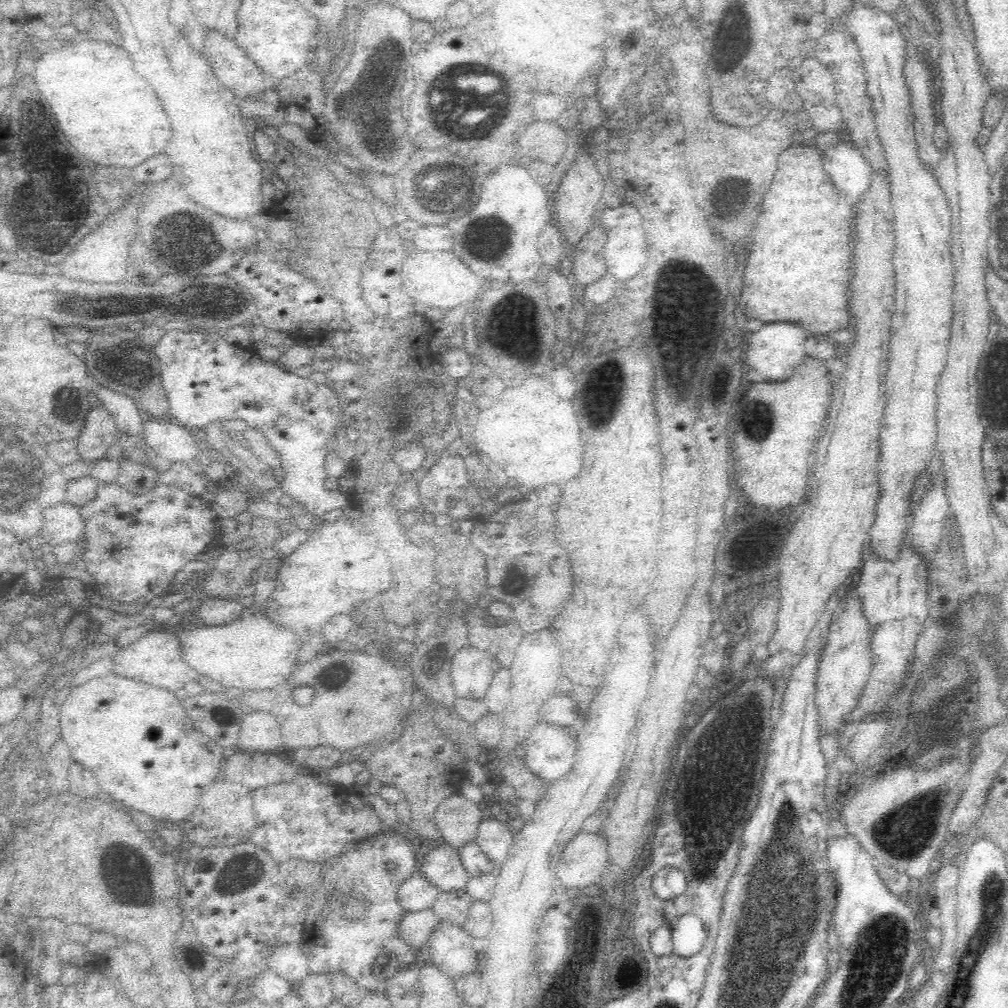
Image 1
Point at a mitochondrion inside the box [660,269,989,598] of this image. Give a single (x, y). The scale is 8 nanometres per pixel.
(758, 422)

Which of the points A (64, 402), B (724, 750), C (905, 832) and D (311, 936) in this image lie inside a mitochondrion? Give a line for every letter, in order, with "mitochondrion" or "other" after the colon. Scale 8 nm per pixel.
A: mitochondrion
B: mitochondrion
C: mitochondrion
D: other

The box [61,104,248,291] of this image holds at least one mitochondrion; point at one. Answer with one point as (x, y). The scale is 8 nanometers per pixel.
(196, 240)

